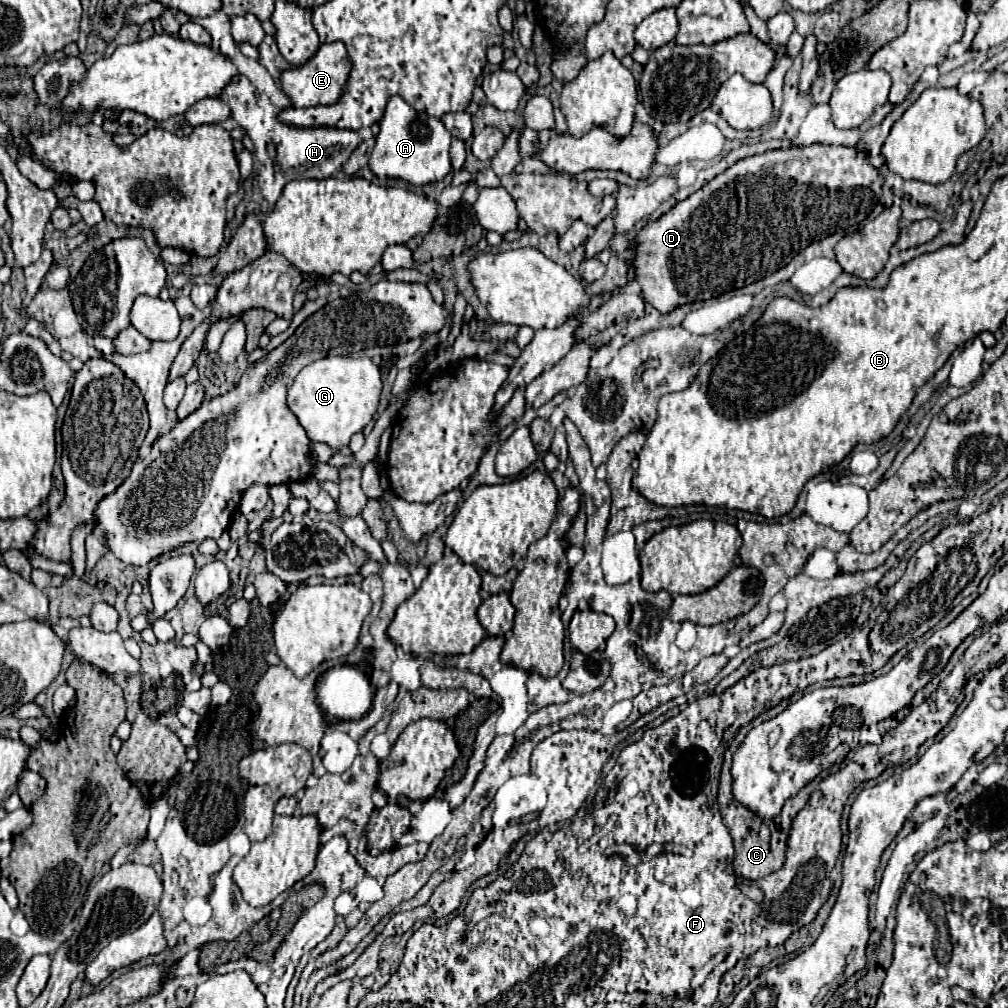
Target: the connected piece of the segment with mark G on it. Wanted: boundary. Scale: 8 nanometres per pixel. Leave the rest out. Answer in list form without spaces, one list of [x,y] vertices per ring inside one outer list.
[[[326,356],[300,370],[288,390],[288,406],[312,442],[326,442],[332,448],[344,448],[348,446],[350,436],[362,432],[376,414],[380,392],[380,368],[370,358]]]

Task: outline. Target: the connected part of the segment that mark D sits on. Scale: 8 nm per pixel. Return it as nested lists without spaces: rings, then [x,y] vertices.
[[[812,144],[806,148],[770,150],[736,162],[732,168],[704,184],[686,200],[678,202],[662,218],[644,226],[636,236],[636,258],[630,264],[636,268],[636,282],[642,286],[644,300],[660,312],[670,312],[680,304],[714,298],[716,288],[718,294],[724,294],[728,290],[742,288],[744,284],[748,286],[756,280],[762,280],[764,276],[770,276],[792,260],[794,250],[798,254],[808,246],[808,230],[812,244],[822,240],[830,232],[842,232],[854,224],[860,224],[878,204],[880,194],[880,172],[868,164],[866,154],[856,146]]]

